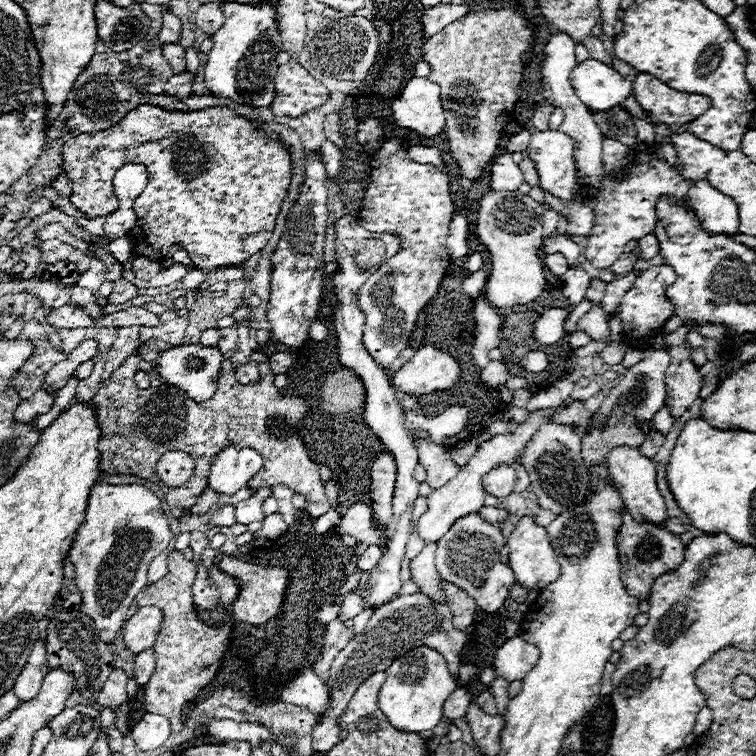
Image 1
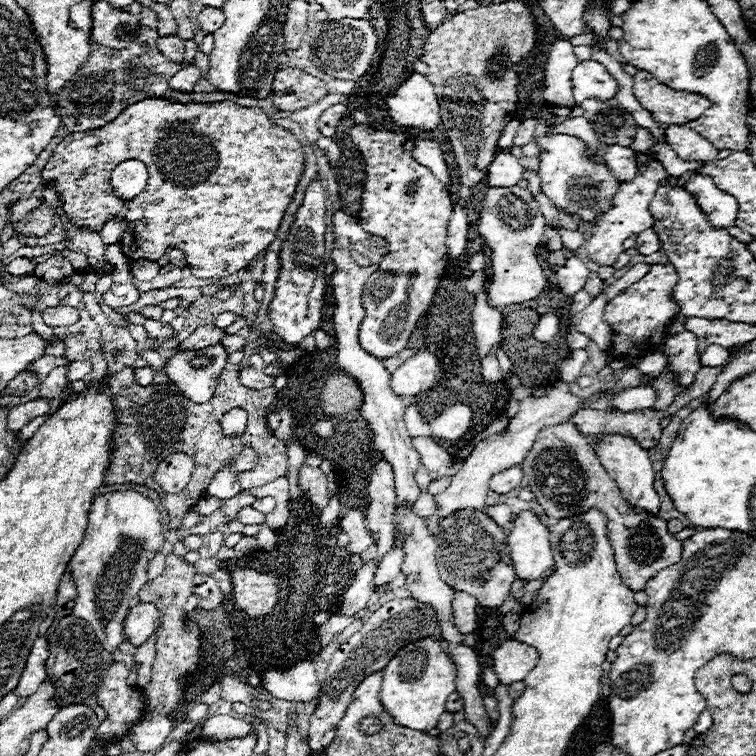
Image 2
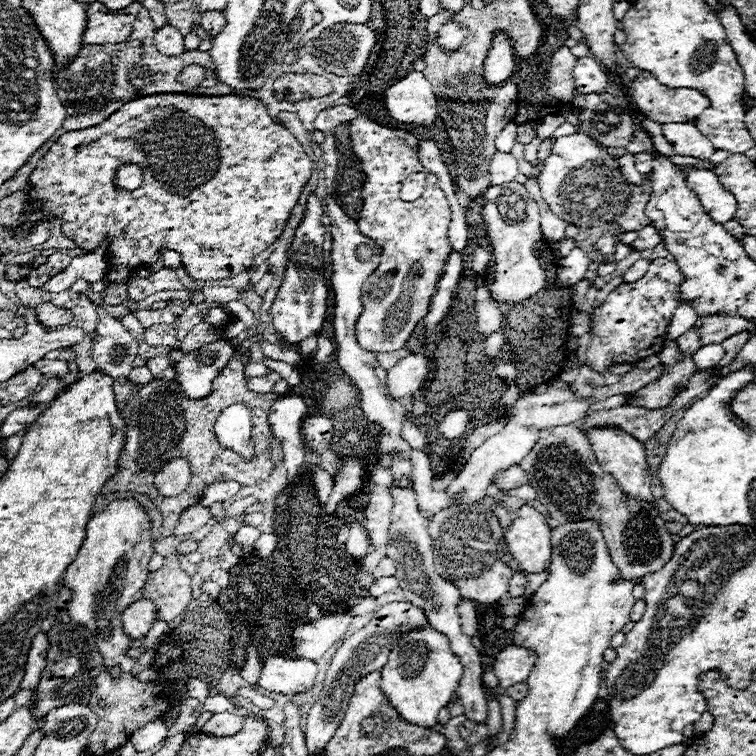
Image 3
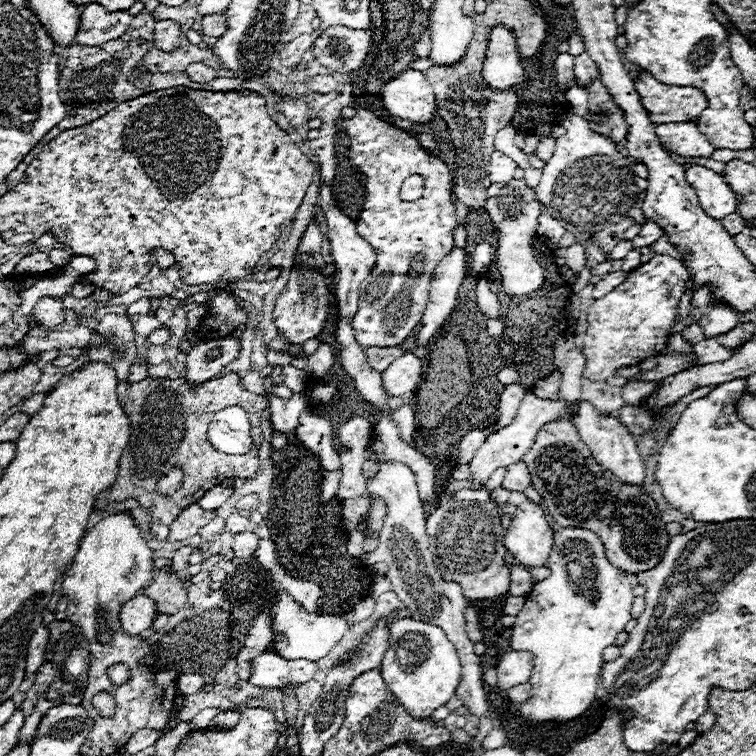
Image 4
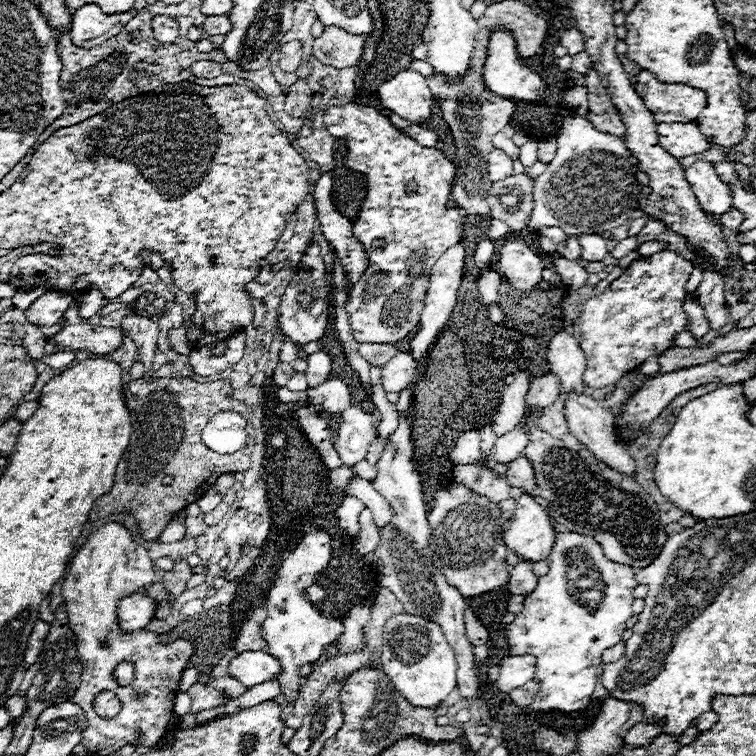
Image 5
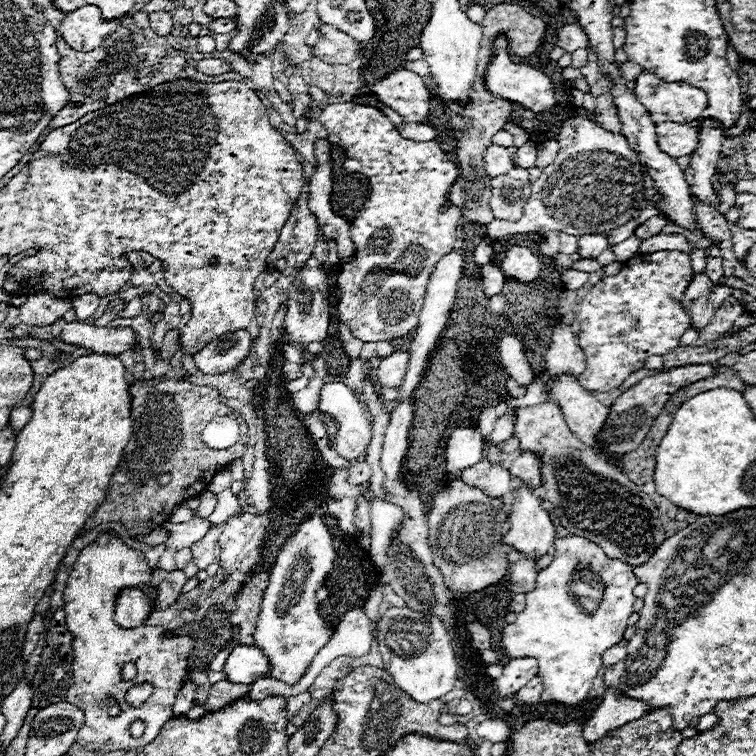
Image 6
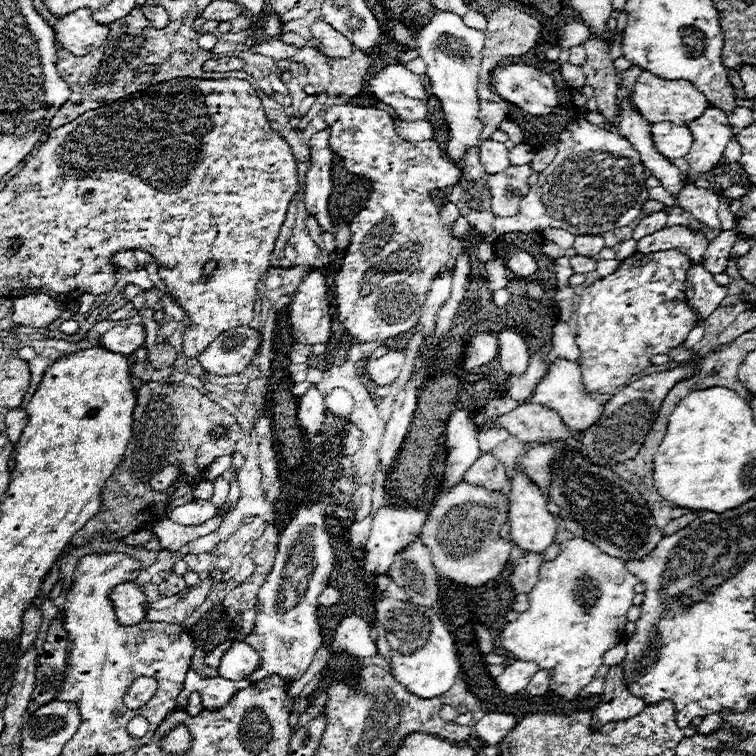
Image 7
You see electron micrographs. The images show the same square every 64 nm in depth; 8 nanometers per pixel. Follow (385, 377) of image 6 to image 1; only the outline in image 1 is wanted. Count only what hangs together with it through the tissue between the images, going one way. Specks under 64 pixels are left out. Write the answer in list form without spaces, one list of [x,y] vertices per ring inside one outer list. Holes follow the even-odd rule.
[[[422,346],[396,374],[394,388],[404,394],[430,394],[452,388],[458,380],[458,362],[434,346]]]

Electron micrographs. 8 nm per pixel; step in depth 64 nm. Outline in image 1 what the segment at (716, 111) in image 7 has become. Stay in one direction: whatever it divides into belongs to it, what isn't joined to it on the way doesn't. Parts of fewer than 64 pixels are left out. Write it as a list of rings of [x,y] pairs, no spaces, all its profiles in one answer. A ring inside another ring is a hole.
[[[696,180],[688,190],[688,202],[700,218],[706,232],[734,234],[738,232],[738,206],[730,196],[724,196],[708,180]]]

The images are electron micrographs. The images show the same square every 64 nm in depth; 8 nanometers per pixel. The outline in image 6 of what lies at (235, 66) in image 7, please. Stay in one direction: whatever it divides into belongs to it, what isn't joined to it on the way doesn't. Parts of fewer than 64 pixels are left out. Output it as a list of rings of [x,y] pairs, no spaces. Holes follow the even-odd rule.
[[[210,58],[210,60],[200,60],[198,66],[196,66],[200,72],[204,70],[208,76],[216,76],[216,74],[224,74],[224,72],[230,72],[232,66],[226,62],[226,60],[218,60],[218,58]]]

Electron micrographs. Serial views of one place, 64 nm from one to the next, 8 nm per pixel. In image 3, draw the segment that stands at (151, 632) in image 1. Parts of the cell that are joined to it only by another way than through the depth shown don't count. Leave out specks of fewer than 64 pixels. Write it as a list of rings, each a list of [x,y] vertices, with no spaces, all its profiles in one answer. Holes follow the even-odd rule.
[[[144,598],[132,602],[122,612],[124,632],[134,640],[144,638],[156,620],[158,620],[158,610],[156,610],[154,602],[152,600],[144,600]]]

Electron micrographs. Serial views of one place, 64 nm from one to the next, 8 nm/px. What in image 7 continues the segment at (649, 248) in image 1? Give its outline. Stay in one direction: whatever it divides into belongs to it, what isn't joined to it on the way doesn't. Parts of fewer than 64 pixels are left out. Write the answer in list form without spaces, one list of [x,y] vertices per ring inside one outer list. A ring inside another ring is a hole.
[[[664,210],[652,212],[652,214],[648,214],[648,216],[642,216],[642,218],[640,218],[640,224],[638,224],[638,226],[634,228],[634,232],[632,232],[632,238],[638,240],[638,238],[642,238],[642,236],[648,236],[648,234],[652,234],[652,232],[662,230],[662,228],[666,226],[666,220],[668,220],[668,214],[666,214]]]

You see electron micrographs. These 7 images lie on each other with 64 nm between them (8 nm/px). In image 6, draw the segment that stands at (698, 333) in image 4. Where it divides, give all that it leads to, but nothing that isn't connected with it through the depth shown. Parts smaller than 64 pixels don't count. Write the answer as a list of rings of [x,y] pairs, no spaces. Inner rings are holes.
[[[704,272],[694,276],[682,298],[684,310],[692,314],[692,328],[702,330],[730,294],[728,286],[714,286]]]

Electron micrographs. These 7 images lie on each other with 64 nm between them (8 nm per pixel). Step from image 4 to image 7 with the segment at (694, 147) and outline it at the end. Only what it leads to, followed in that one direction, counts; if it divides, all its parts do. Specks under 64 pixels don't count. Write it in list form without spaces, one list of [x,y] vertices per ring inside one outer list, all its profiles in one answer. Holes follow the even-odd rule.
[[[672,122],[652,124],[650,130],[652,130],[652,140],[656,150],[668,160],[686,156],[694,140],[692,132],[686,130],[686,126],[676,126]]]

